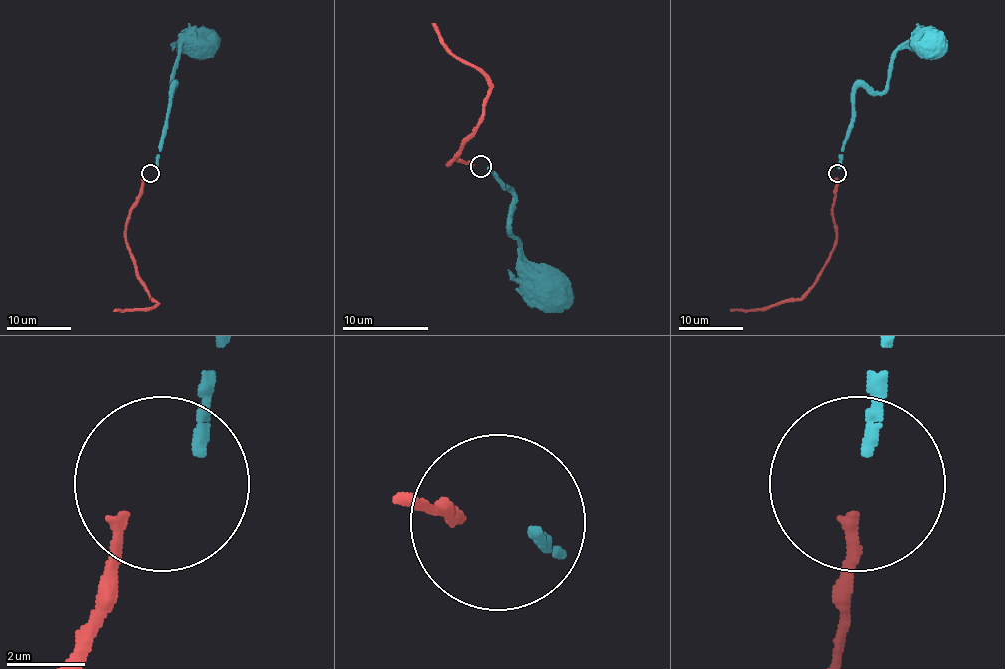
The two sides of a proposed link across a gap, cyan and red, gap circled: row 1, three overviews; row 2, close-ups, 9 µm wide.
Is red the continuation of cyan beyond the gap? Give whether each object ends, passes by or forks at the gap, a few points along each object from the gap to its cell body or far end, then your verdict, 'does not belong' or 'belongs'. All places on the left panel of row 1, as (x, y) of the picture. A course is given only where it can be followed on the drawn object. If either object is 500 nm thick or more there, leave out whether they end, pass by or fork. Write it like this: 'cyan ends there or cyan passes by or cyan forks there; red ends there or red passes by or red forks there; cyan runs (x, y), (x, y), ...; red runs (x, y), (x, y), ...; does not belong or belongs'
cyan ends there; red ends there; cyan runs (156, 169), (169, 93), (175, 85), (172, 91), (178, 48), (191, 50), (199, 43); red runs (144, 178), (143, 193), (130, 212), (125, 243), (140, 280), (157, 304), (149, 309), (114, 310); does not belong

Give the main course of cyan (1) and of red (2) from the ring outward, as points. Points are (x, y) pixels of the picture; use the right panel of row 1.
1: (838, 169), (852, 117), (852, 93), (860, 85), (883, 91), (891, 59), (899, 48), (920, 50), (928, 43)
2: (838, 178), (833, 212), (836, 243), (818, 280), (799, 299), (788, 299), (767, 309), (730, 310)

